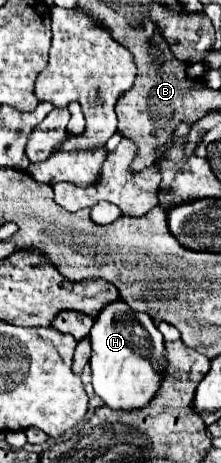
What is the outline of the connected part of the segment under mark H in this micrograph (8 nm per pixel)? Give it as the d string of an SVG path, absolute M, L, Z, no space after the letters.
M112 302L98 312L88 338L92 346L92 386L104 404L114 410L146 406L158 392L164 370L164 338L154 320L146 312L132 310L126 302Z

